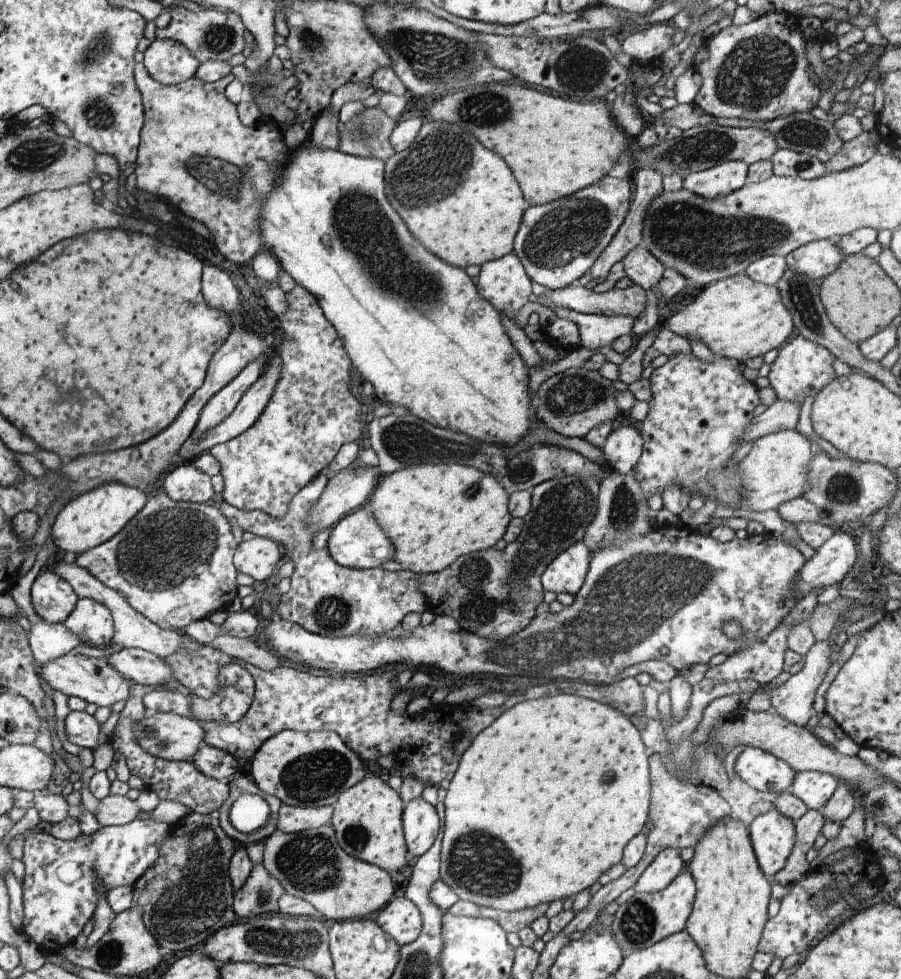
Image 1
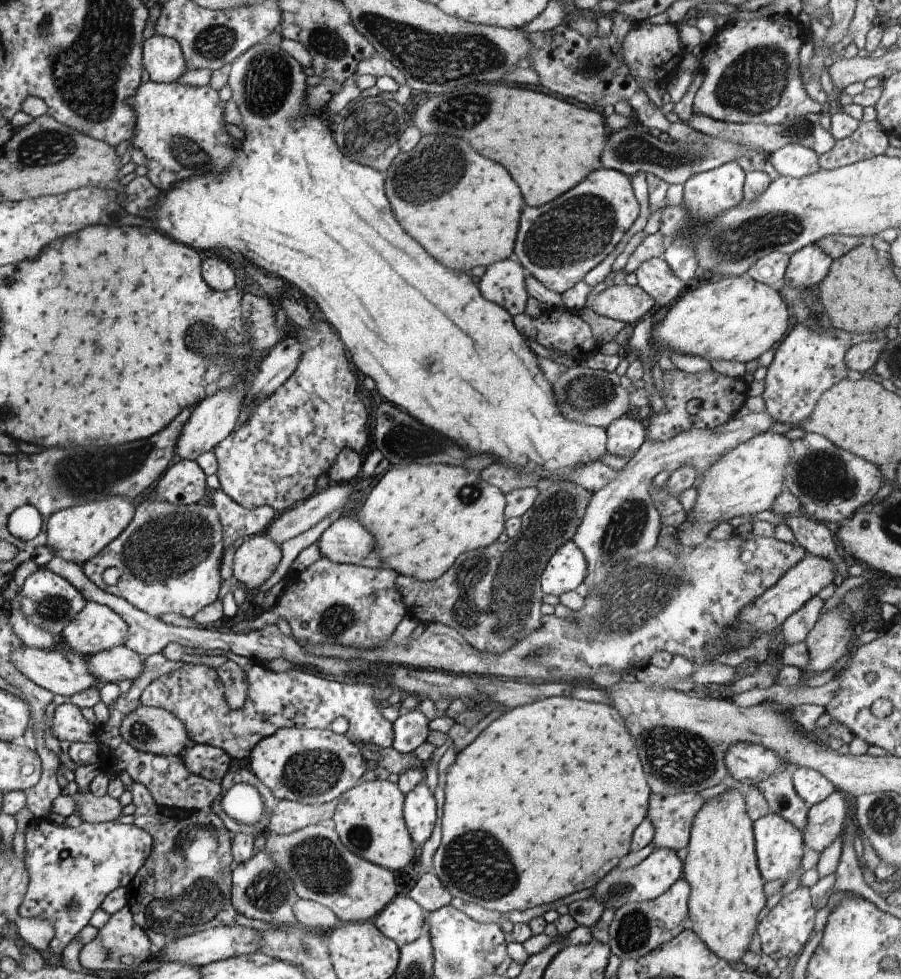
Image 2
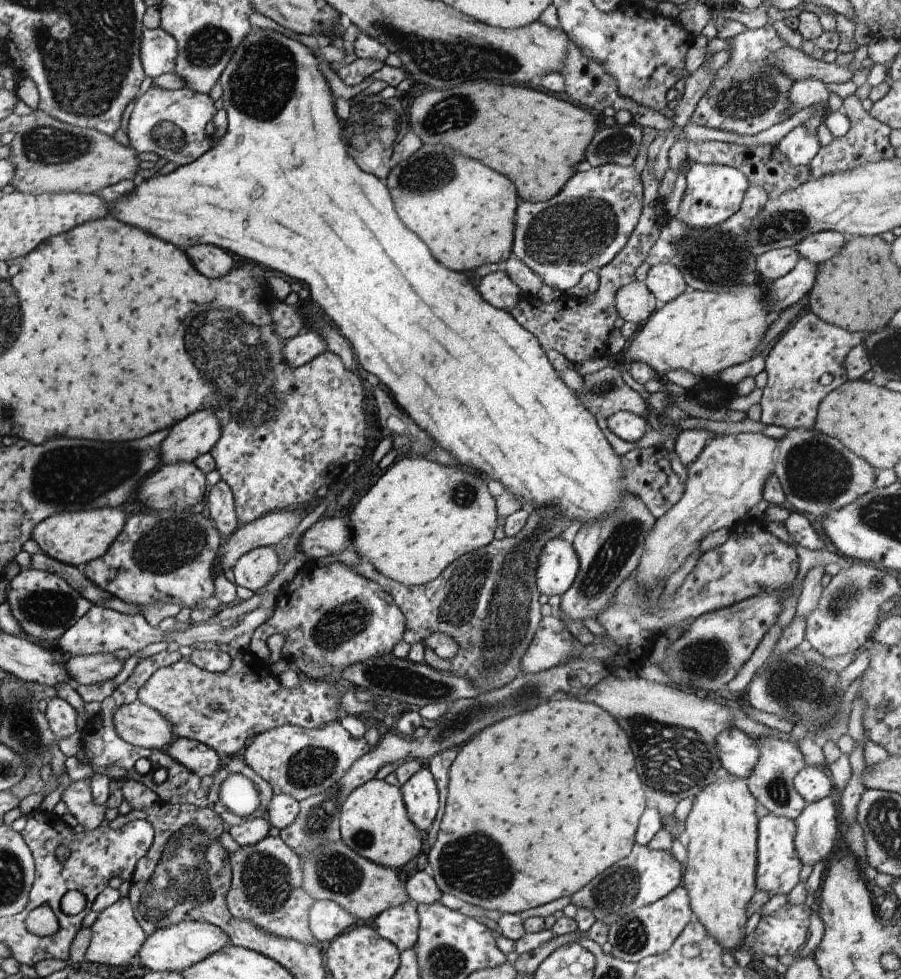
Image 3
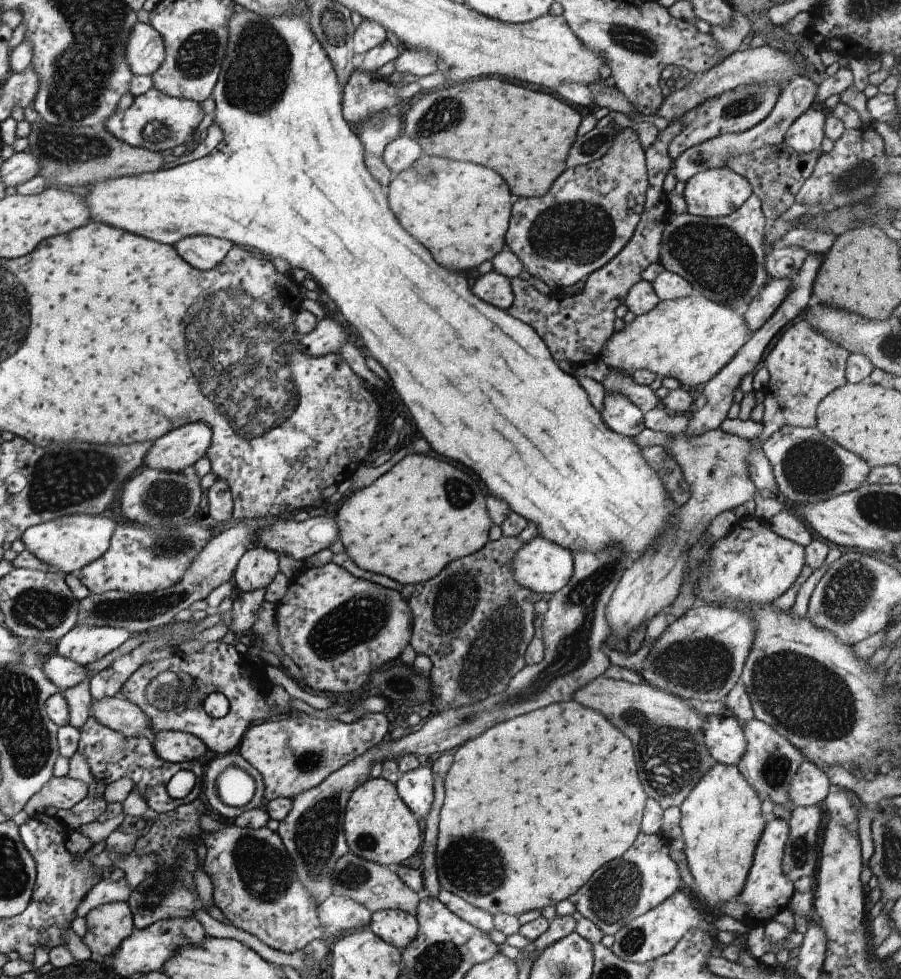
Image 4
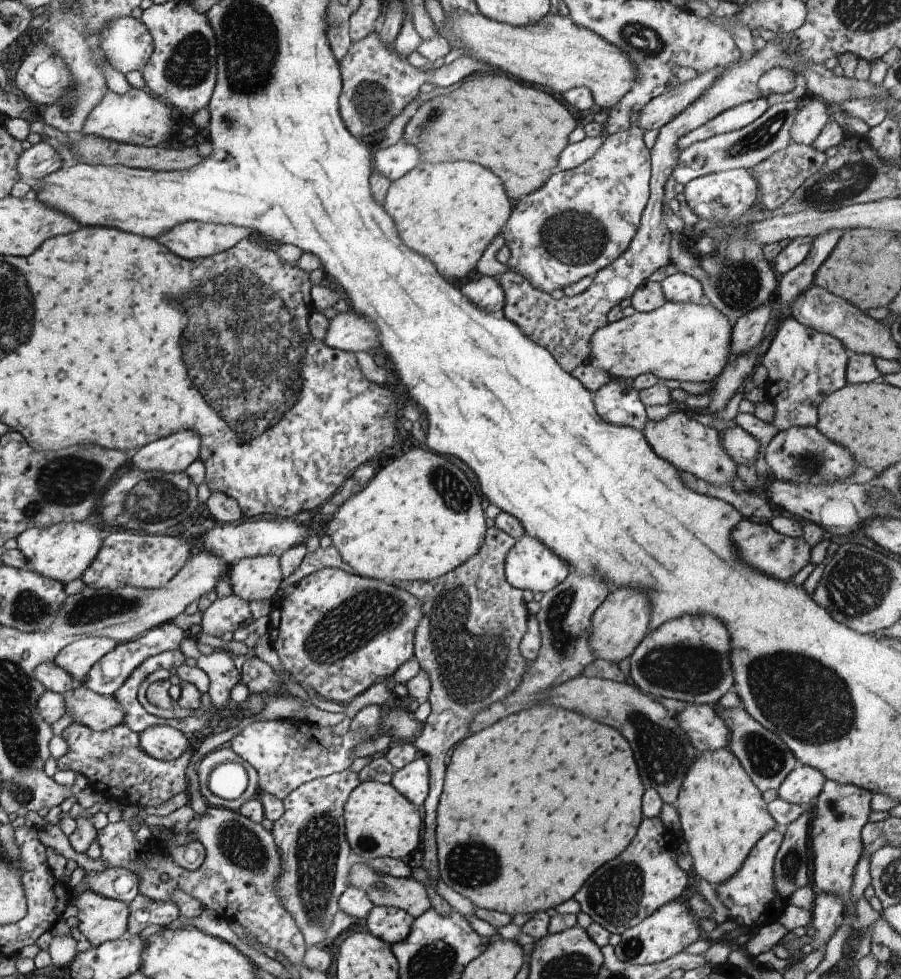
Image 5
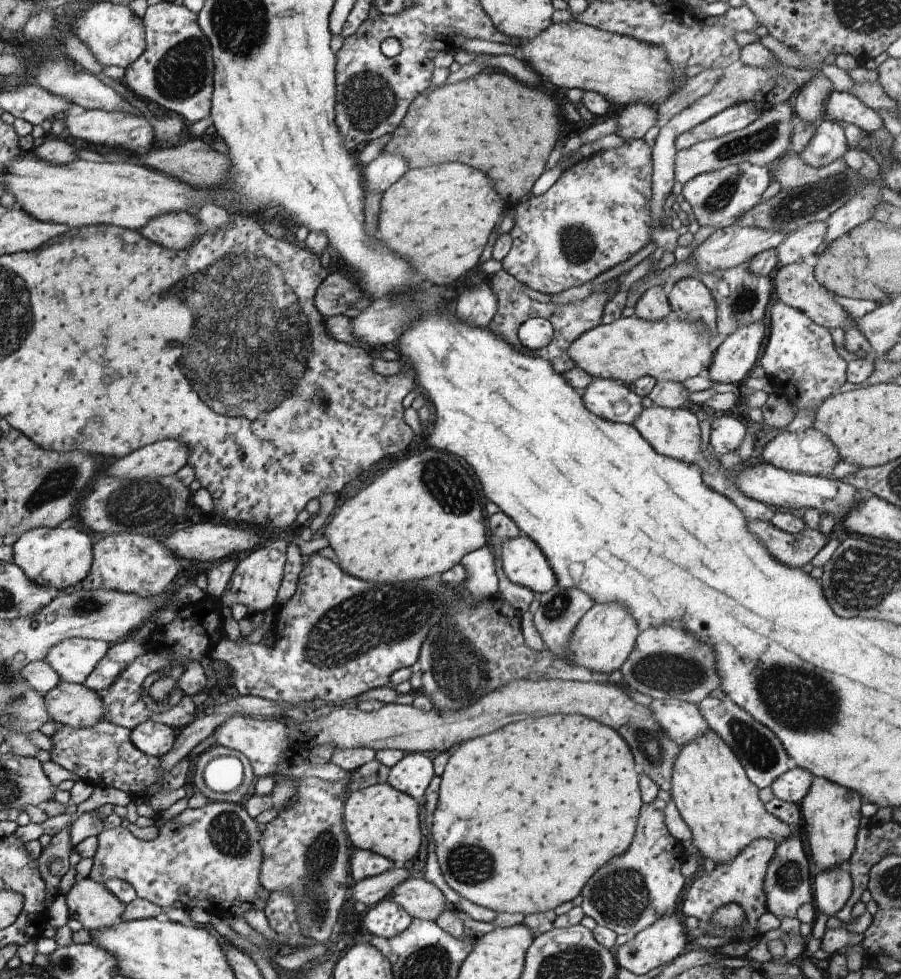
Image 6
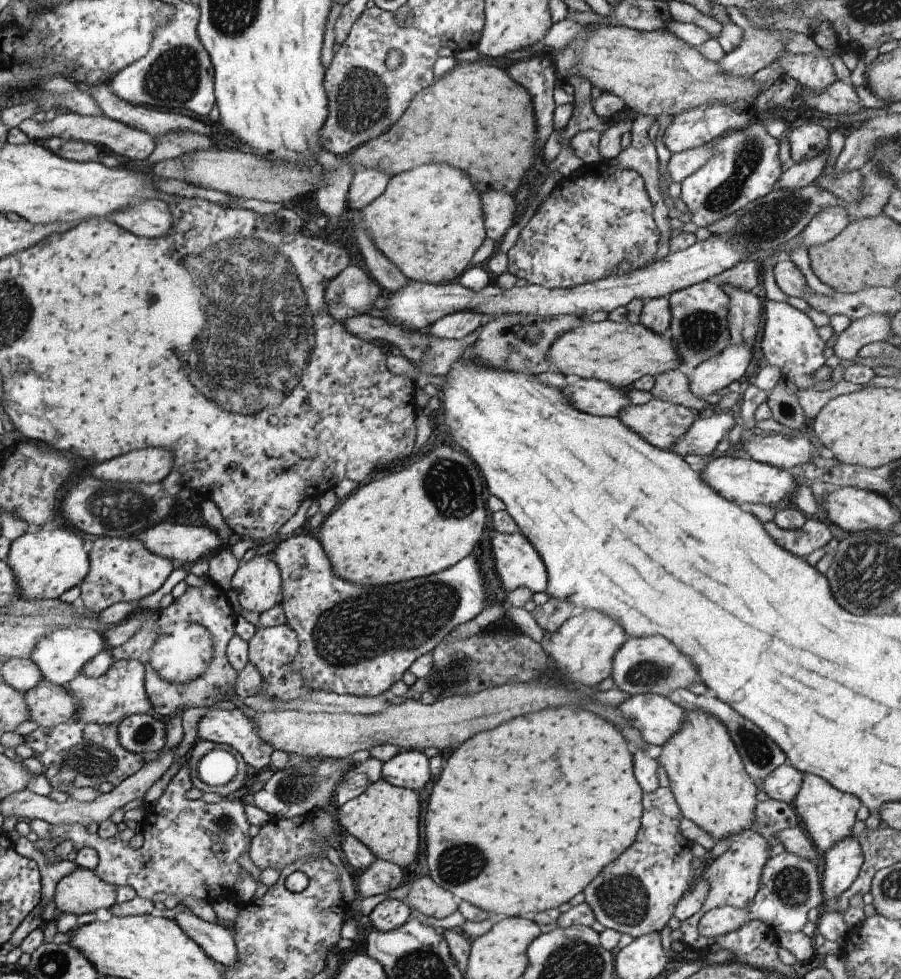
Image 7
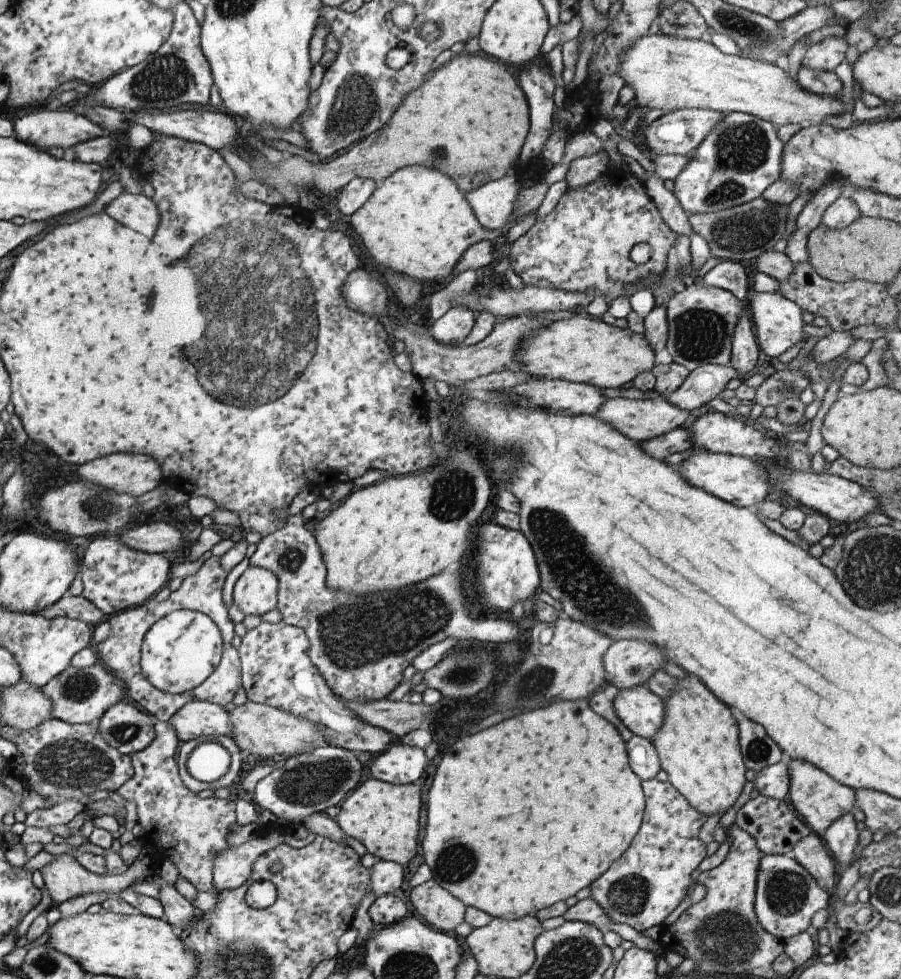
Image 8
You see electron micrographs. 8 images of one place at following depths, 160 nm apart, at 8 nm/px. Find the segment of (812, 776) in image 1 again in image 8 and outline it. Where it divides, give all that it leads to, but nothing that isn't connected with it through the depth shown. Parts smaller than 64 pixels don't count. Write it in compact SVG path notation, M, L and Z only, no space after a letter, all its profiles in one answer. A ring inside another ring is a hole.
M787 758L755 771L754 788L771 799L787 800L790 790Z

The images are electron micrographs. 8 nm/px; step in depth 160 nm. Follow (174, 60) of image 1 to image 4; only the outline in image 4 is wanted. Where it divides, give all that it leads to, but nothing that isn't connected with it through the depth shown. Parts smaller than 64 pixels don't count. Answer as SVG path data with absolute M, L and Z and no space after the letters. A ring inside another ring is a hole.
M138 23L130 34L126 58L136 76L156 73L165 60L163 36L150 23Z

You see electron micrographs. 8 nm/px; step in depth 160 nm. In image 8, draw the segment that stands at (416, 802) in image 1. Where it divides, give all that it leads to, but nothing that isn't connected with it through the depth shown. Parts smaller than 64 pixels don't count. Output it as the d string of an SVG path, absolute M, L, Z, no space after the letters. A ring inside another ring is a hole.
M402 743L389 744L384 752L373 757L368 767L373 779L404 785L420 778L426 765L424 749Z

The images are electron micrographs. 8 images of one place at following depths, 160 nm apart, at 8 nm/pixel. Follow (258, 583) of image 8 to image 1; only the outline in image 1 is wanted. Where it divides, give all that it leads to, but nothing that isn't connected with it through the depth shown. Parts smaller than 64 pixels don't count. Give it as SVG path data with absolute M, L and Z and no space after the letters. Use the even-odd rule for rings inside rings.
M259 536L242 541L233 556L238 572L248 574L258 582L276 575L283 560L280 546L275 540Z

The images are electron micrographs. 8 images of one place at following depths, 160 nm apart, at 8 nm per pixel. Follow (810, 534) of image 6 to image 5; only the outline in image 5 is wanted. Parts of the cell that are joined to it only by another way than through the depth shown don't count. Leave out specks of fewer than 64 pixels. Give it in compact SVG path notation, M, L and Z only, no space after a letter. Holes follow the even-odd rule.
M743 518L733 528L731 537L739 557L746 564L774 579L790 581L790 578L812 561L811 548L813 546L809 545L803 536L789 537L780 534L772 528L771 523L757 523Z

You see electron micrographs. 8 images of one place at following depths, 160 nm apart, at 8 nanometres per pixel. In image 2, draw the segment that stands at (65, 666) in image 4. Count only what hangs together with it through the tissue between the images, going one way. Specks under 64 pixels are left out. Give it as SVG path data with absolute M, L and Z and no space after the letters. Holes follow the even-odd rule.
M125 644L94 653L87 659L90 672L102 685L138 678L145 667L139 654Z

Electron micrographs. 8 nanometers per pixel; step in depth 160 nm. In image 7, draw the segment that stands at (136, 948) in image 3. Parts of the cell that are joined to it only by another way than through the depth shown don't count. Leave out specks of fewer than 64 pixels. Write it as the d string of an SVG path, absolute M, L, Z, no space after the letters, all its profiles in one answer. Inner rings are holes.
M76 867L70 874L64 876L55 886L54 903L60 913L74 913L76 916L87 912L96 912L100 908L107 908L116 903L117 885L103 881L96 872L90 869Z

